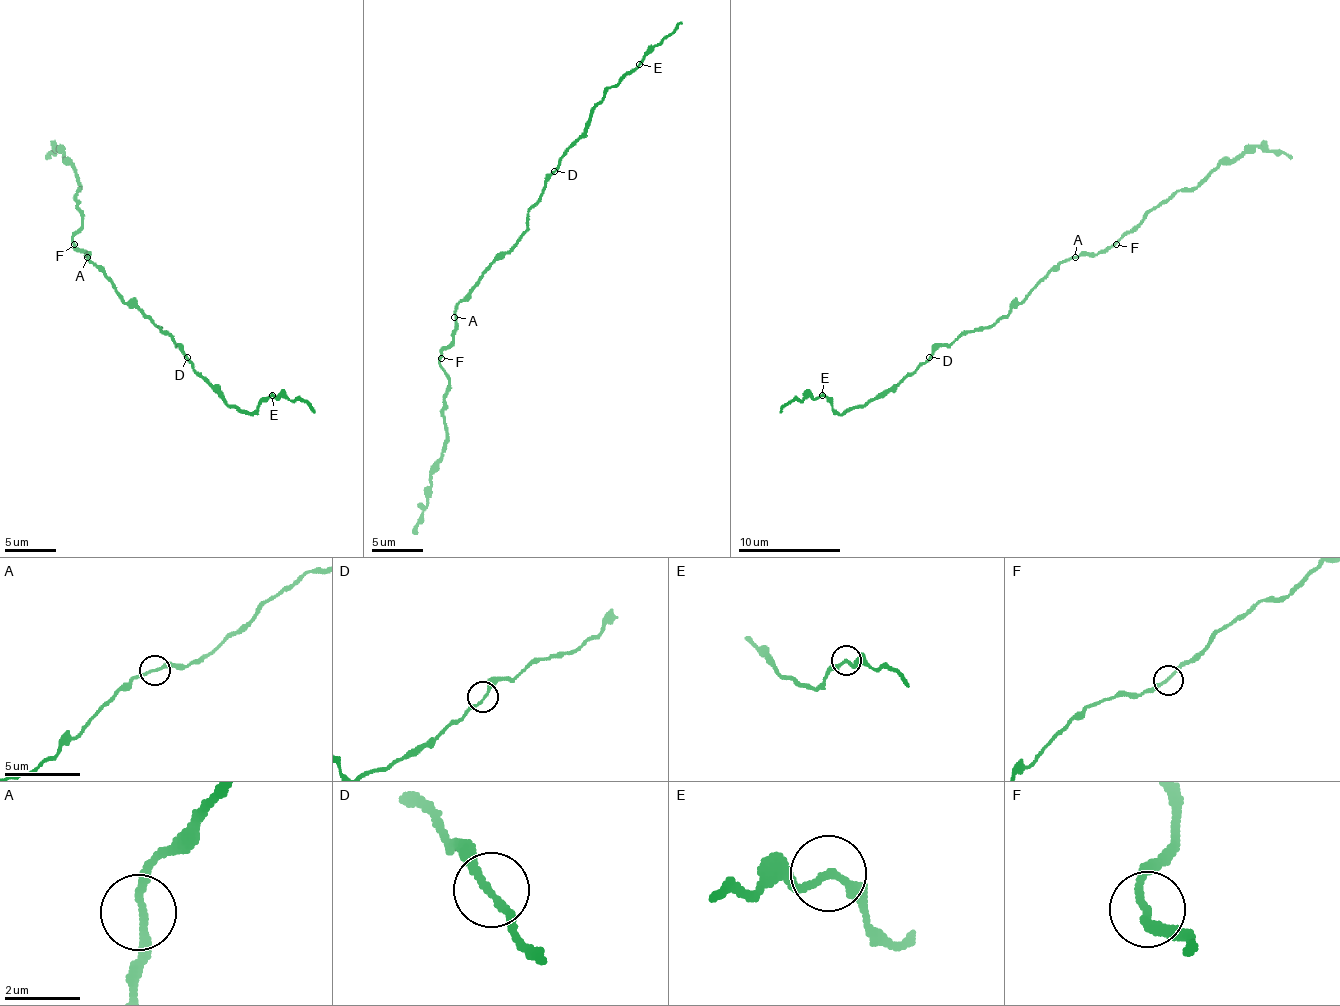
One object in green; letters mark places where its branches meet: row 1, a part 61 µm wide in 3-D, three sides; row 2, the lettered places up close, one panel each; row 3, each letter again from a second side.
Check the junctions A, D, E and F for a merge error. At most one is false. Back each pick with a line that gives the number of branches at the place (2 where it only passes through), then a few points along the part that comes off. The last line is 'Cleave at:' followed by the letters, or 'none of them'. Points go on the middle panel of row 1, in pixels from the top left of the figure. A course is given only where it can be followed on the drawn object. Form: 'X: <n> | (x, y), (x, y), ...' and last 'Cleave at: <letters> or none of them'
Cleave at: none of them

